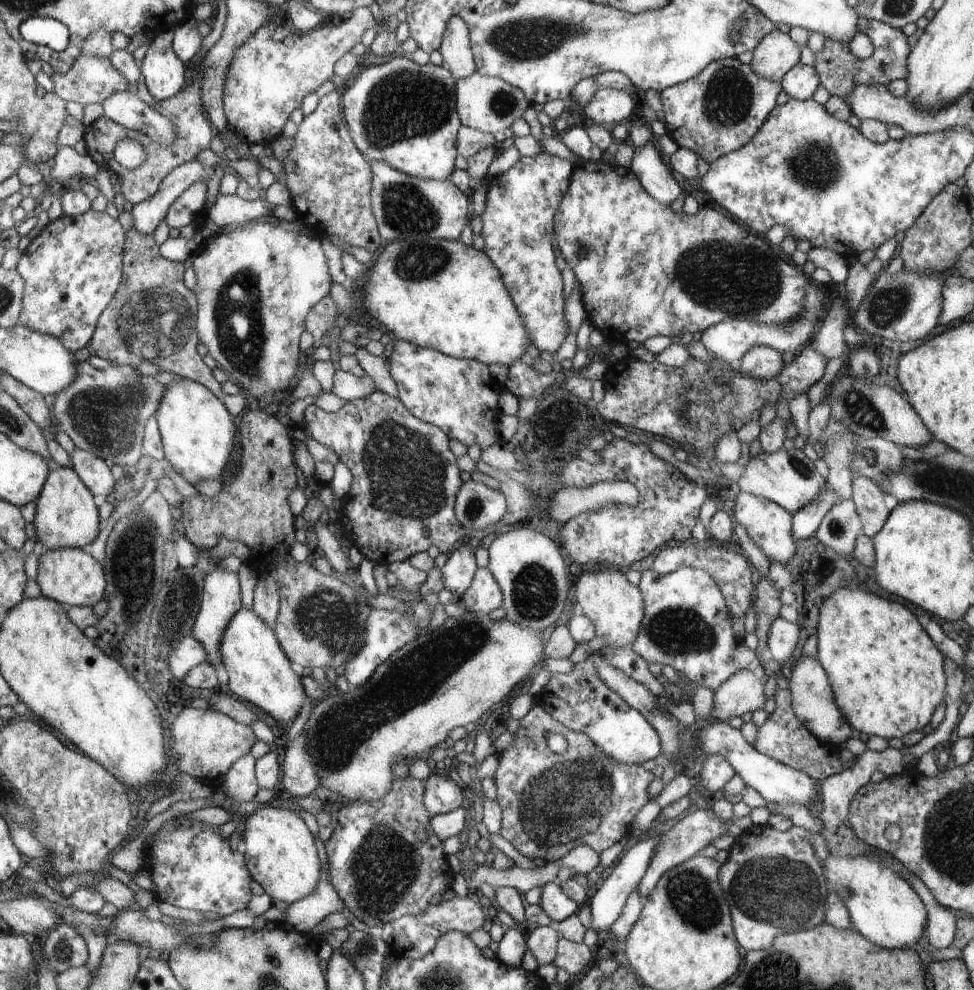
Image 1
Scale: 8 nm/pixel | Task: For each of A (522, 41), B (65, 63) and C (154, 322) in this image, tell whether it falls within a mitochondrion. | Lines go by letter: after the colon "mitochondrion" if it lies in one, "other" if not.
A: mitochondrion
B: other
C: mitochondrion

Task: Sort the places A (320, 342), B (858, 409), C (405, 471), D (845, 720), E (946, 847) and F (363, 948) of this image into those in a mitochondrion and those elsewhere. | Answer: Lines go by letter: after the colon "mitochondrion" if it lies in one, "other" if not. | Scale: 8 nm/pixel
A: other
B: mitochondrion
C: mitochondrion
D: other
E: mitochondrion
F: mitochondrion

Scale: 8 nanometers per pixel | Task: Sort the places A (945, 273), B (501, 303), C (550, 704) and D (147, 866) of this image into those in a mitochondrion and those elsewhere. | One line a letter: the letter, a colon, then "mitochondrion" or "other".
A: other
B: other
C: other
D: other

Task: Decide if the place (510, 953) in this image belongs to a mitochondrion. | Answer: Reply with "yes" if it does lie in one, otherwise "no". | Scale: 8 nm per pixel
no

